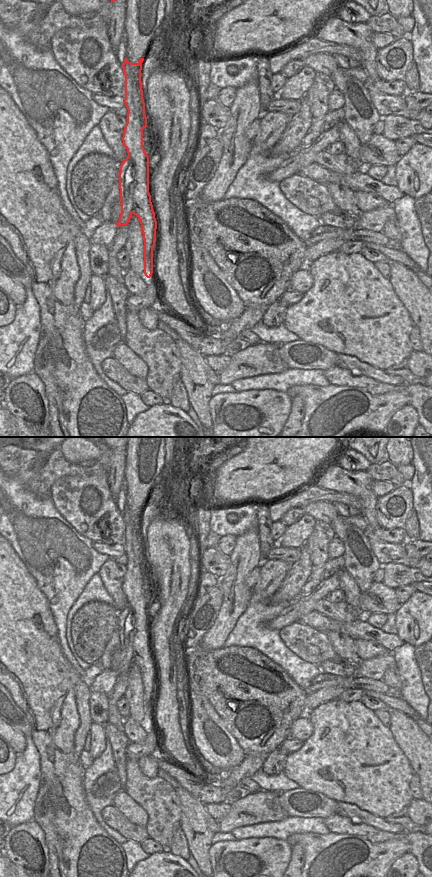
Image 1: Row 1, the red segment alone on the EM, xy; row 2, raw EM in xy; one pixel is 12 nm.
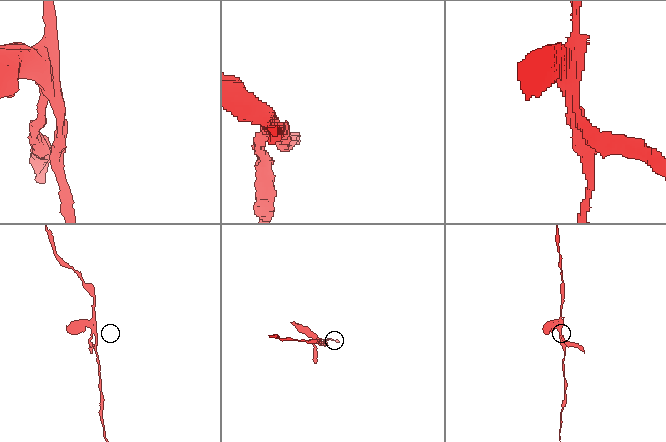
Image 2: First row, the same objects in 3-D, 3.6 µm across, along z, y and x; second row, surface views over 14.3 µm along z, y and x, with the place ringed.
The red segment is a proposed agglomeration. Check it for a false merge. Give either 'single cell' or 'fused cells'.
fused cells

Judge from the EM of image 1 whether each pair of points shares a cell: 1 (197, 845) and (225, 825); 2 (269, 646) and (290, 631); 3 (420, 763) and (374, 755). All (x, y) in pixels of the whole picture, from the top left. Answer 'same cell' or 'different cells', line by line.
1: different cells
2: different cells
3: different cells

